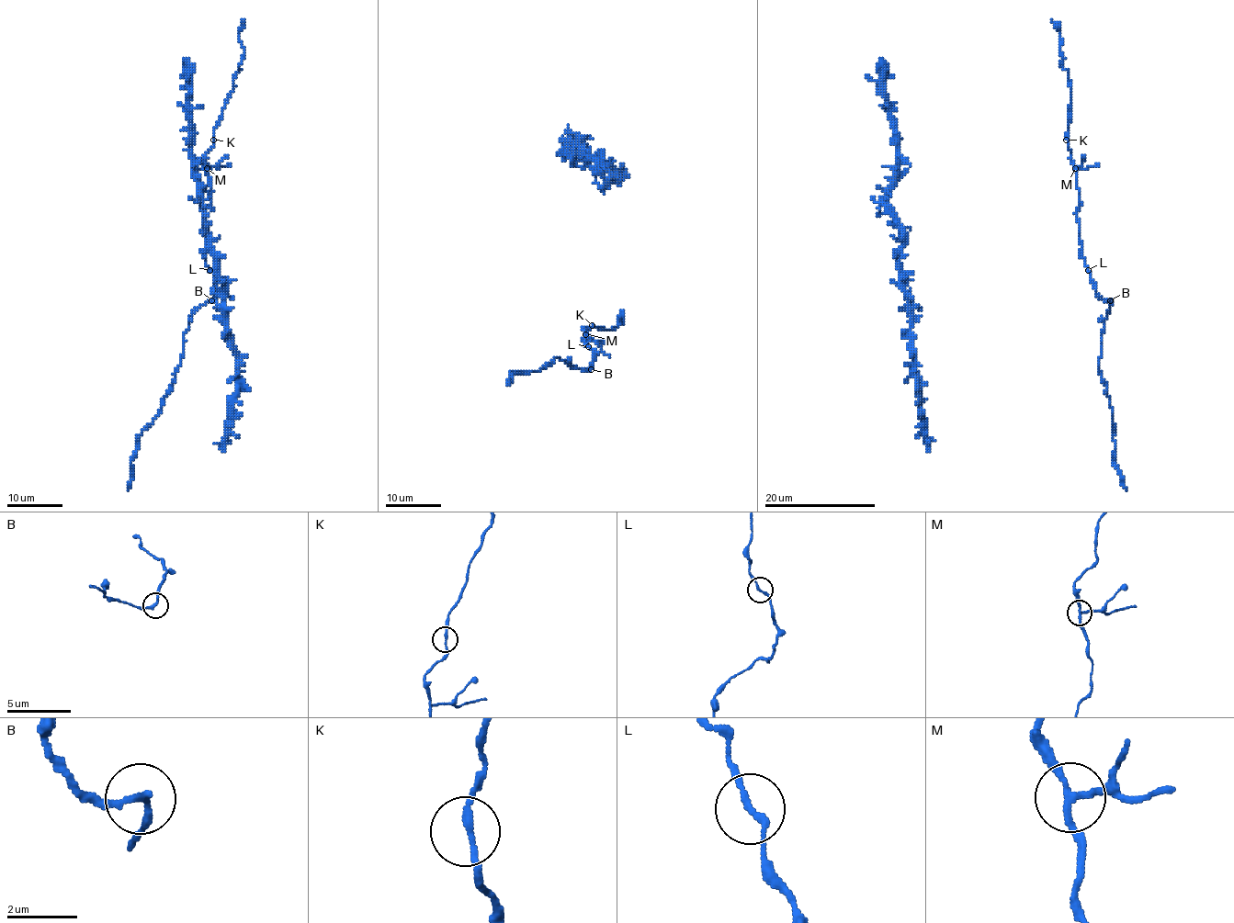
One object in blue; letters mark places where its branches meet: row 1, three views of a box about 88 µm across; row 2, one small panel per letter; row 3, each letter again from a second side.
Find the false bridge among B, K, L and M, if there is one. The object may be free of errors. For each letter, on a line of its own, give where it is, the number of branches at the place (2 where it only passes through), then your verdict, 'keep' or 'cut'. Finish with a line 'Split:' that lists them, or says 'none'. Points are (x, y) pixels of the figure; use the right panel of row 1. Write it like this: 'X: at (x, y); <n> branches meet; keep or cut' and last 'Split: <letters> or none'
B: at (1110, 300); 2 branches meet; keep
K: at (1066, 140); 2 branches meet; keep
L: at (1088, 270); 2 branches meet; keep
M: at (1075, 168); 3 branches meet; cut
Split: M

